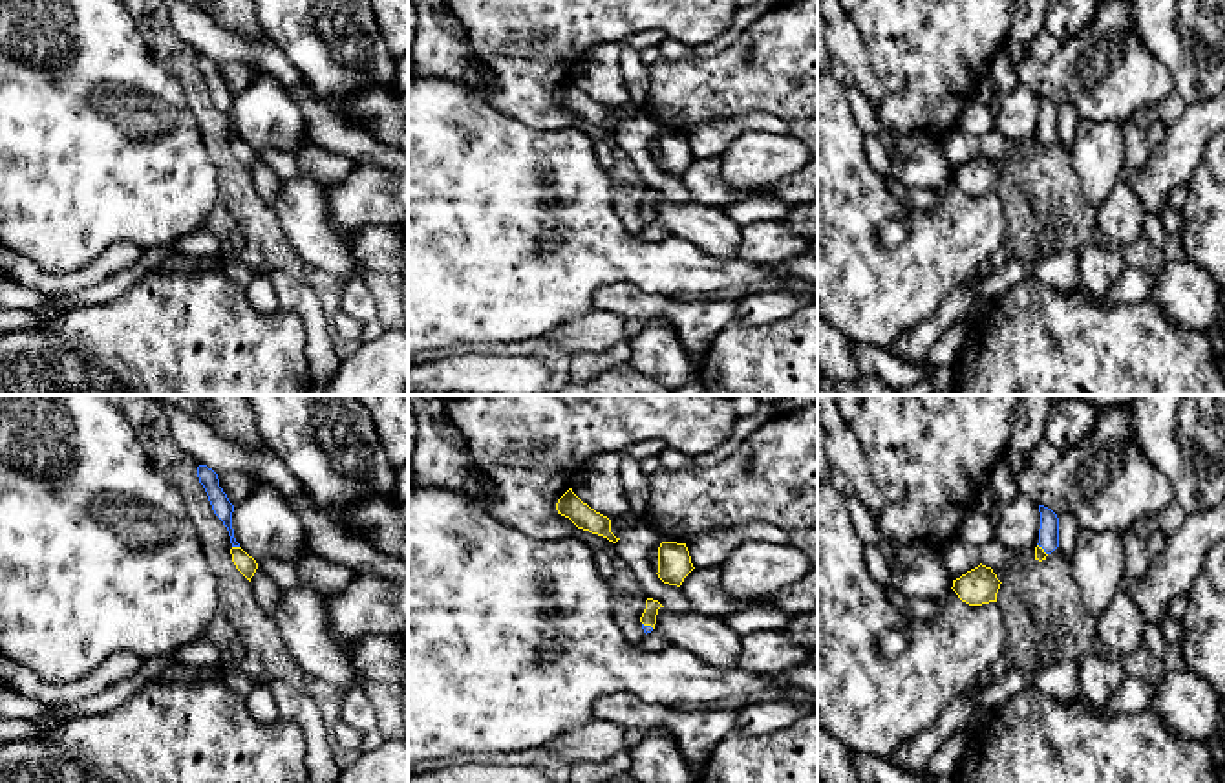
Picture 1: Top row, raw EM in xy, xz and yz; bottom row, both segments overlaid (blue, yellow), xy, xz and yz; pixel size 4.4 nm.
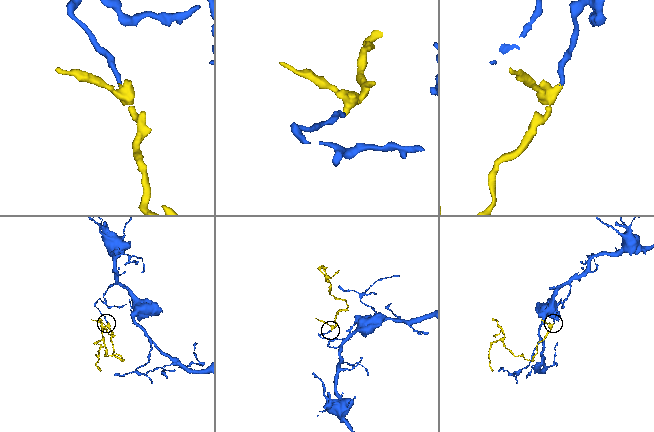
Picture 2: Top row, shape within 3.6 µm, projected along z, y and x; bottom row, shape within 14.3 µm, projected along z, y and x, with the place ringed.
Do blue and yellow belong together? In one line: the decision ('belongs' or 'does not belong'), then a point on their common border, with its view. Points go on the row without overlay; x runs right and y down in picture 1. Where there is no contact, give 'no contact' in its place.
belongs; meets blue in xy at (236, 136)

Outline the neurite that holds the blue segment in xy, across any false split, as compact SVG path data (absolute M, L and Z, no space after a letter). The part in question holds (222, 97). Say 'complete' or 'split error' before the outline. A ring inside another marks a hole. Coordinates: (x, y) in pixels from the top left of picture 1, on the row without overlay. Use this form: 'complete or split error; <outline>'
split error; M199 55L197 68L208 86L214 104L223 112L223 115L229 121L232 134L230 145L236 159L251 172L251 168L258 159L258 154L240 137L240 134L234 128L234 119L232 119L234 95L229 91L227 84L219 77L218 64L212 59L208 59L207 55Z

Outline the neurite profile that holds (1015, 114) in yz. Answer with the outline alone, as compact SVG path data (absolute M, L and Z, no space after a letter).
M1019 82L1011 91L998 91L987 106L998 134L1013 139L1031 139L1039 134L1039 93Z

